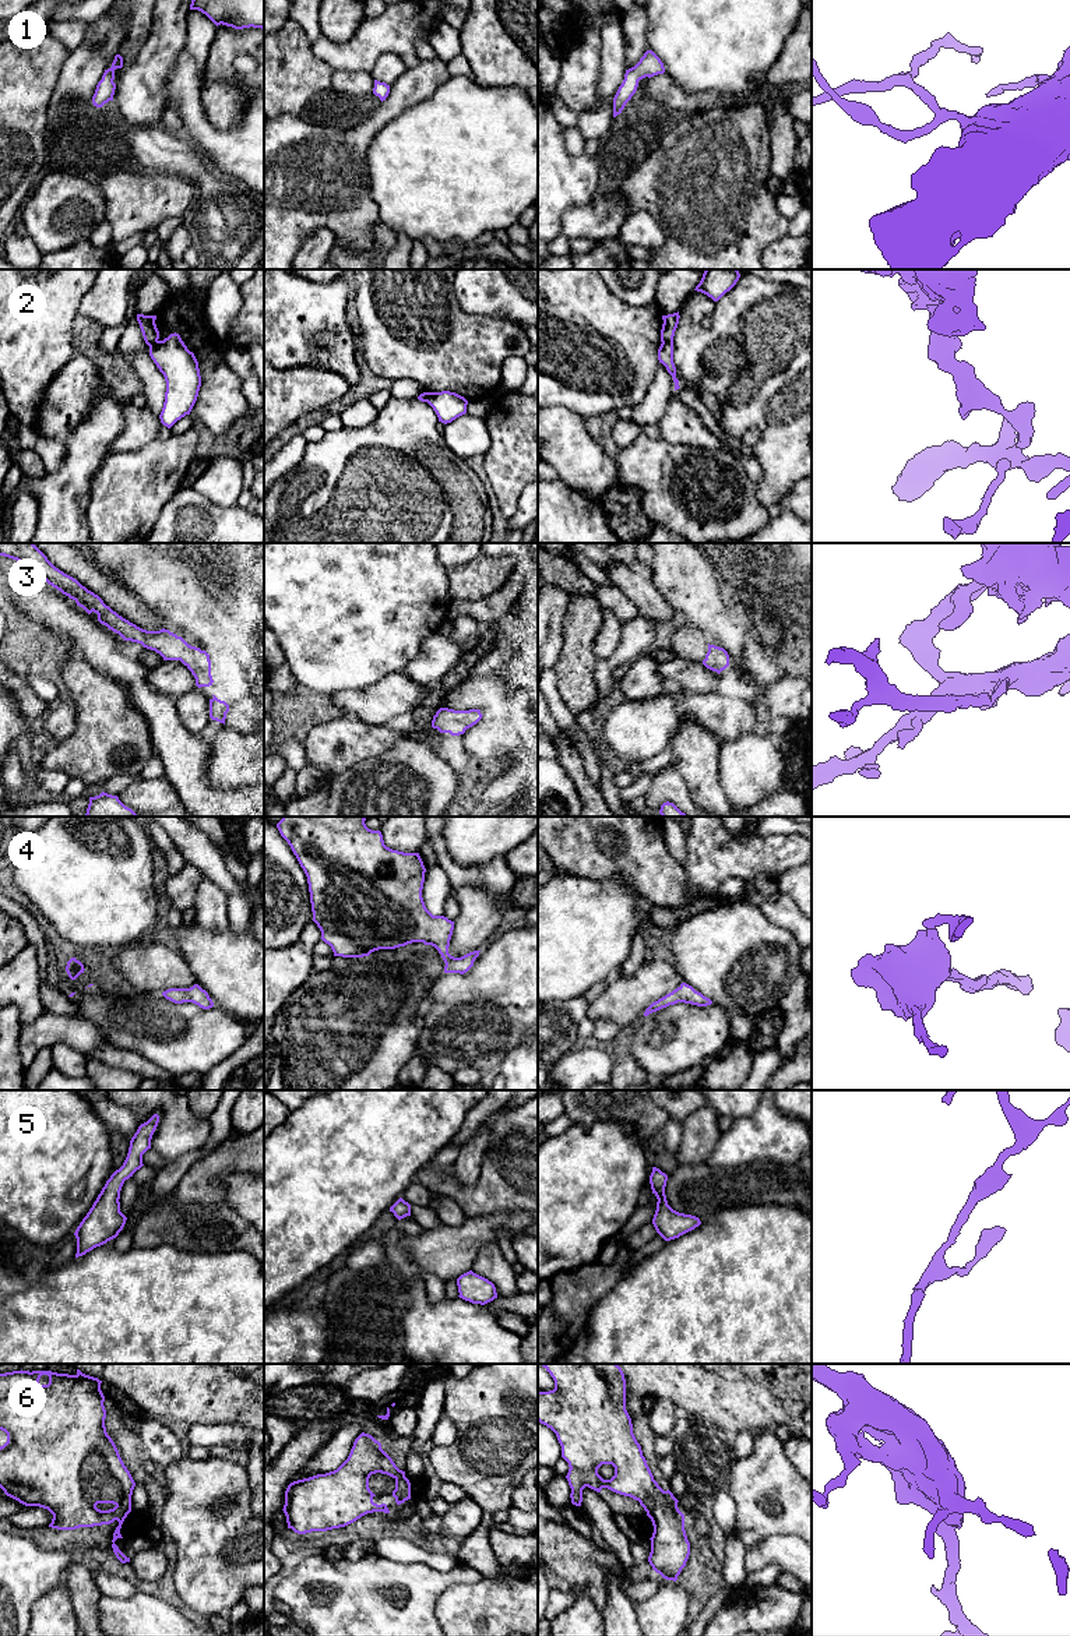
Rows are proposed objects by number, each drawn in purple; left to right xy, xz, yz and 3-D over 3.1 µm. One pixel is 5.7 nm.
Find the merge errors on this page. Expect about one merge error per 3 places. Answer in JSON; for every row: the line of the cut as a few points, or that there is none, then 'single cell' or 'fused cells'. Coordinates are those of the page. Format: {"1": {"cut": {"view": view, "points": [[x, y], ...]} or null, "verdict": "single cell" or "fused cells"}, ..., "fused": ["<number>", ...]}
{"1": {"cut": null, "verdict": "single cell"}, "2": {"cut": {"view": "yz", "points": [[672, 339], [662, 344]]}, "verdict": "fused cells"}, "3": {"cut": null, "verdict": "single cell"}, "4": {"cut": null, "verdict": "single cell"}, "5": {"cut": null, "verdict": "single cell"}, "6": {"cut": null, "verdict": "single cell"}, "fused": ["2"]}

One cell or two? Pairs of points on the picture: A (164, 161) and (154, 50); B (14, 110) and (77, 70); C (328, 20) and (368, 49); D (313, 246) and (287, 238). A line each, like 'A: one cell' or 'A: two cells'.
A: two cells
B: two cells
C: two cells
D: two cells

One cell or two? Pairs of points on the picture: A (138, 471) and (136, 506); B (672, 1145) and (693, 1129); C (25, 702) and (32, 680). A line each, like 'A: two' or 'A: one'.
A: one
B: two
C: two

